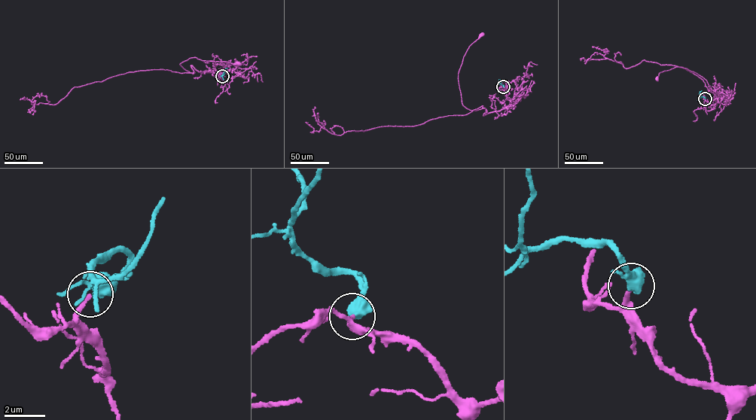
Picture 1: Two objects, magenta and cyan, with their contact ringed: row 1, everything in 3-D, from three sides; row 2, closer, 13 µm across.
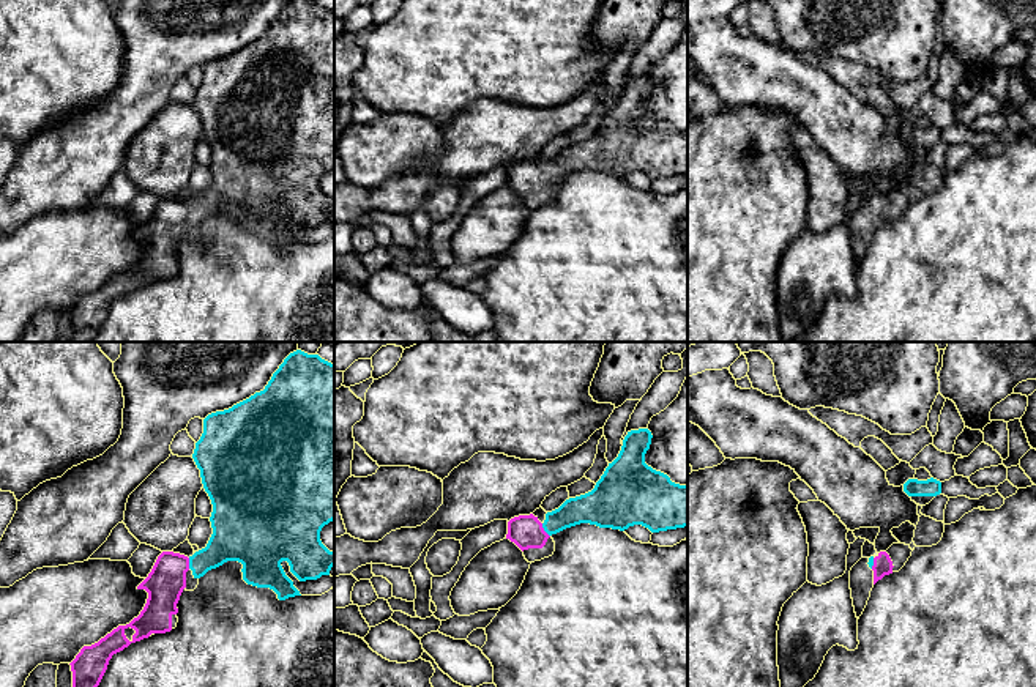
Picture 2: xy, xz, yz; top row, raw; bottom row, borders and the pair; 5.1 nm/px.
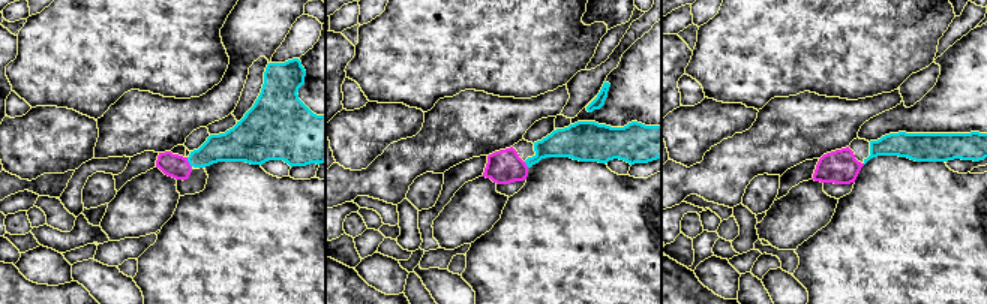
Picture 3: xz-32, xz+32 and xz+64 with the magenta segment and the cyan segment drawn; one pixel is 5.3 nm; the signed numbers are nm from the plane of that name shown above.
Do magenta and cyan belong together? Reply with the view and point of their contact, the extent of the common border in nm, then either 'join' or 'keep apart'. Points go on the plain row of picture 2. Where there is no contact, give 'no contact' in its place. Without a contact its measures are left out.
xz (543, 177) | 80 nm | join

